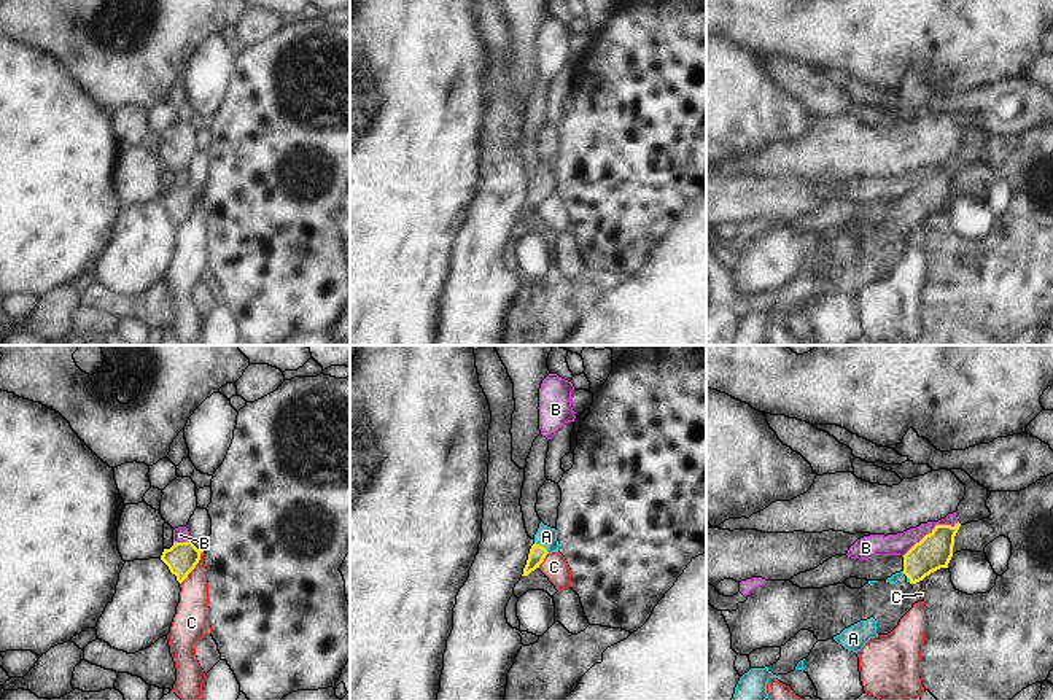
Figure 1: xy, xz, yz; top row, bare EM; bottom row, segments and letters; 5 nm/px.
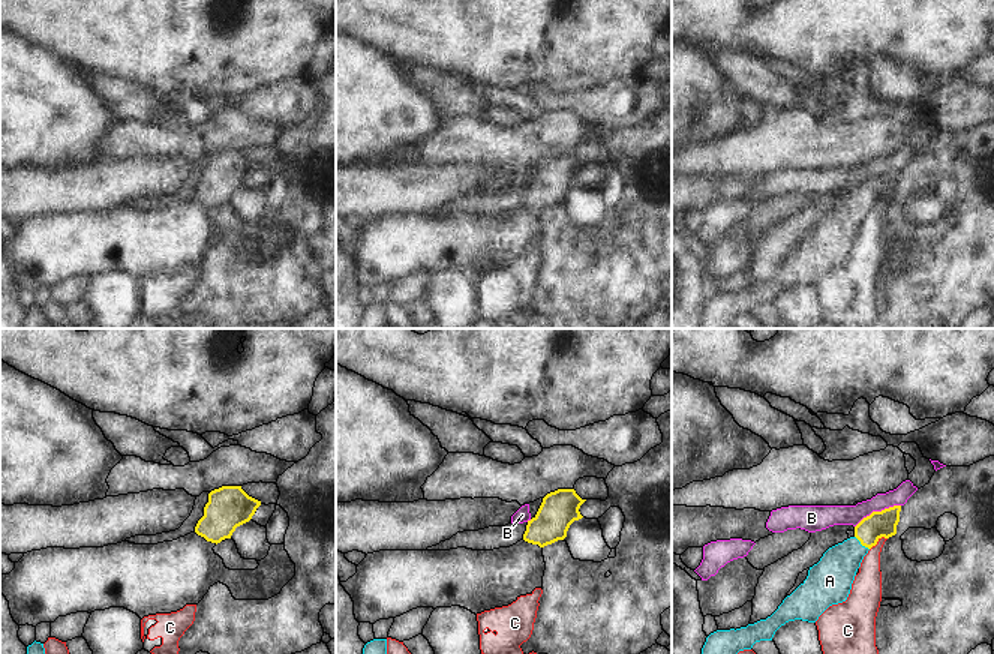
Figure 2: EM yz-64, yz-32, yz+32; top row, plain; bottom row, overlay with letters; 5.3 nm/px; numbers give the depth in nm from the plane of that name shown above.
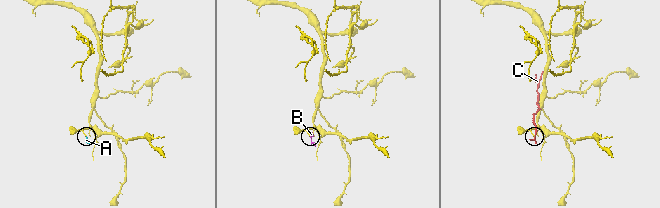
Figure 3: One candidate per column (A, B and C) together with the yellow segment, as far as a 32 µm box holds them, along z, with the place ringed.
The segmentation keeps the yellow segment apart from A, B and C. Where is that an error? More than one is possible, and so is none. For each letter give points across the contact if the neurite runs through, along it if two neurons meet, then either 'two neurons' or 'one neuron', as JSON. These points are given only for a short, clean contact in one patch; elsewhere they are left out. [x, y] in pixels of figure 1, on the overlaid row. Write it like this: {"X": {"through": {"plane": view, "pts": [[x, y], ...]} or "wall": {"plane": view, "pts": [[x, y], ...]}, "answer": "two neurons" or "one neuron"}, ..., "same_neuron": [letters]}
{"A": {"through": {"plane": "xz", "pts": [[536, 556], [541, 546], [546, 536]]}, "answer": "one neuron"}, "B": {"wall": {"plane": "yz", "pts": [[958, 521], [953, 525], [936, 525], [902, 556]]}, "answer": "two neurons"}, "C": {"wall": {"plane": "xy", "pts": [[202, 551], [196, 567], [180, 584]]}, "answer": "two neurons"}, "same_neuron": ["A"]}

